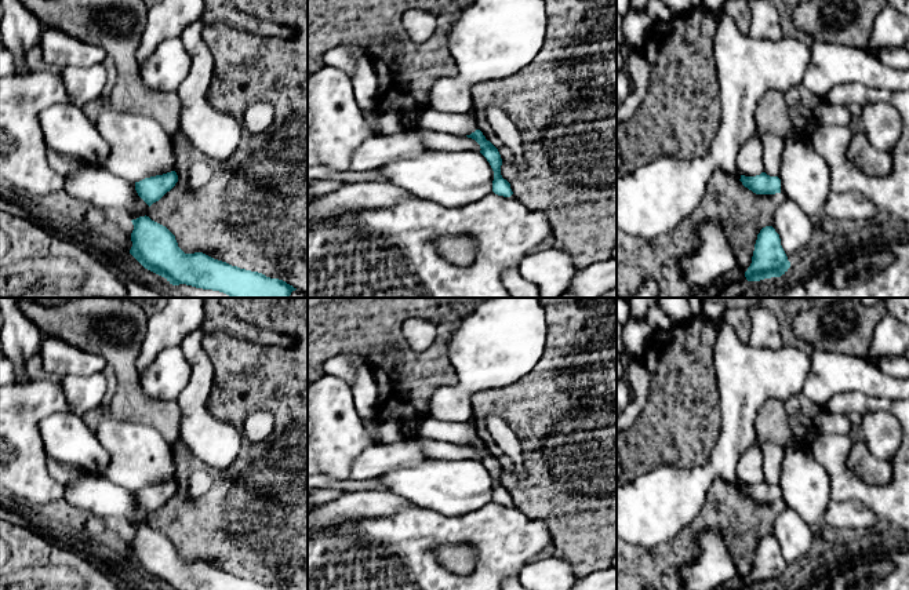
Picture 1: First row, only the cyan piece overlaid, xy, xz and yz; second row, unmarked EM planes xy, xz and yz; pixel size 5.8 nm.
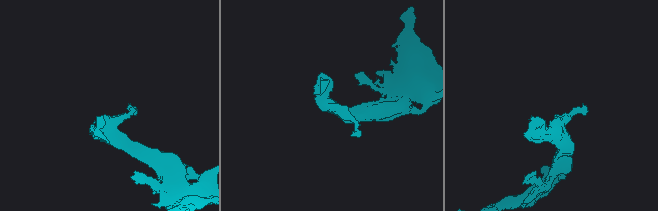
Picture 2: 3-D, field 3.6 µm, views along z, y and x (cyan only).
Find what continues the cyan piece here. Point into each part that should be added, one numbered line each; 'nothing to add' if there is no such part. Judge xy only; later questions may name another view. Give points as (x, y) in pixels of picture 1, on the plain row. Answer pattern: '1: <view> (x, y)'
nothing to add

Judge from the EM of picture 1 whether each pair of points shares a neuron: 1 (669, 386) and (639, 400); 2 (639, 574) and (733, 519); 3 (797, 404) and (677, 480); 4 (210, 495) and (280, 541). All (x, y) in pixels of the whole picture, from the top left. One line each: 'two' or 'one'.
1: two
2: one
3: two
4: one

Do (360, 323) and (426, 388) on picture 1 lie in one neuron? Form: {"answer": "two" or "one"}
{"answer": "one"}

